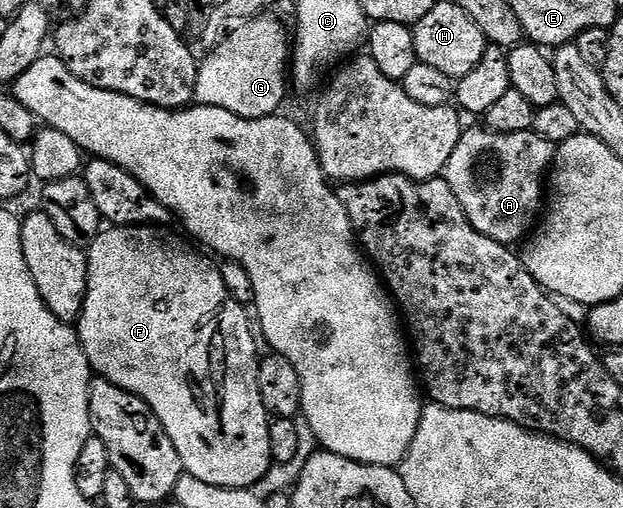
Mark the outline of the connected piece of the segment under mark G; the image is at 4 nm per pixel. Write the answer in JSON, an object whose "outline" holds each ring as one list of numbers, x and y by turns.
{"outline":[[260,16,255,17,244,24,241,24,233,34,229,35,229,37,216,47,212,51,213,54,209,59,202,61,197,68,197,83,195,84,195,98,200,105,210,106,211,108,227,108,227,112,235,112,235,116,239,116,240,118,272,118,274,115,278,113,277,110,281,105,285,102,285,82,287,86,287,67,291,62,291,38,285,35,285,30,280,26,279,23,276,22,273,18,267,18,269,16]]}

